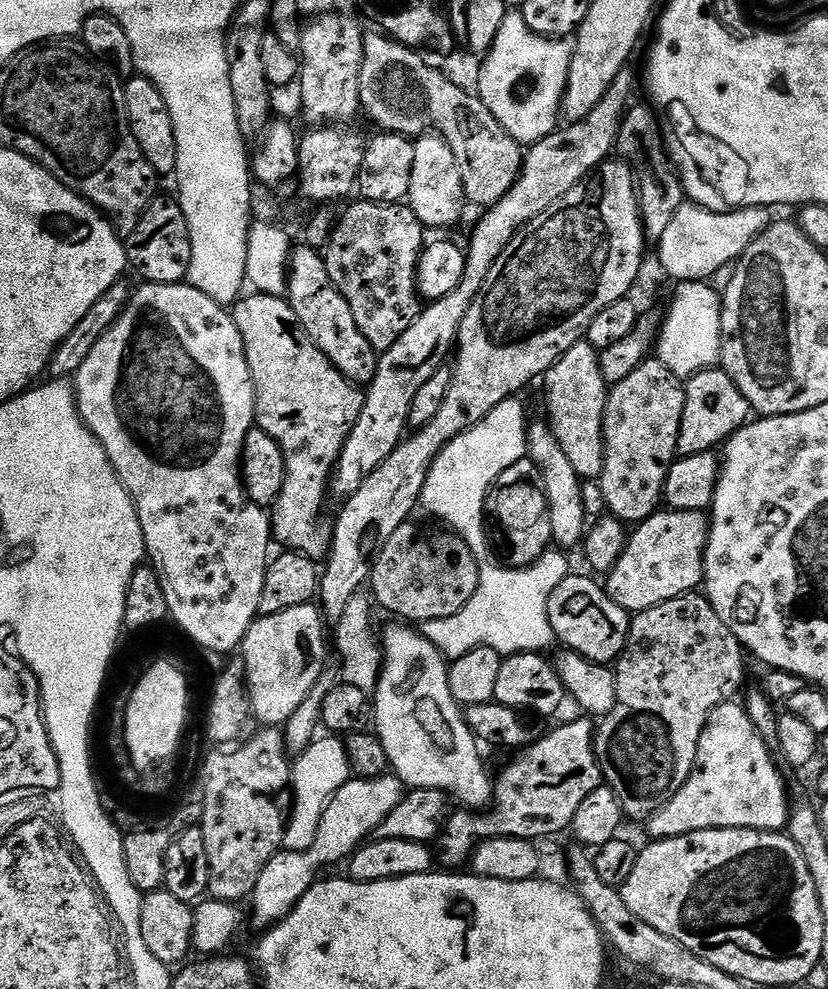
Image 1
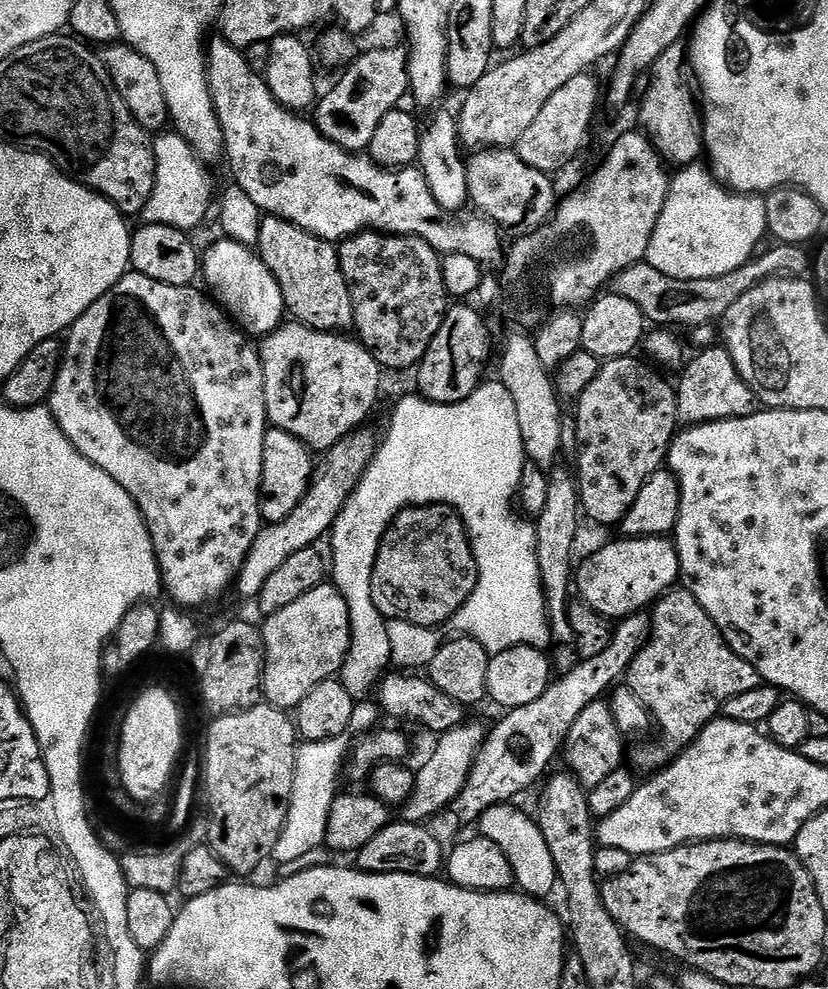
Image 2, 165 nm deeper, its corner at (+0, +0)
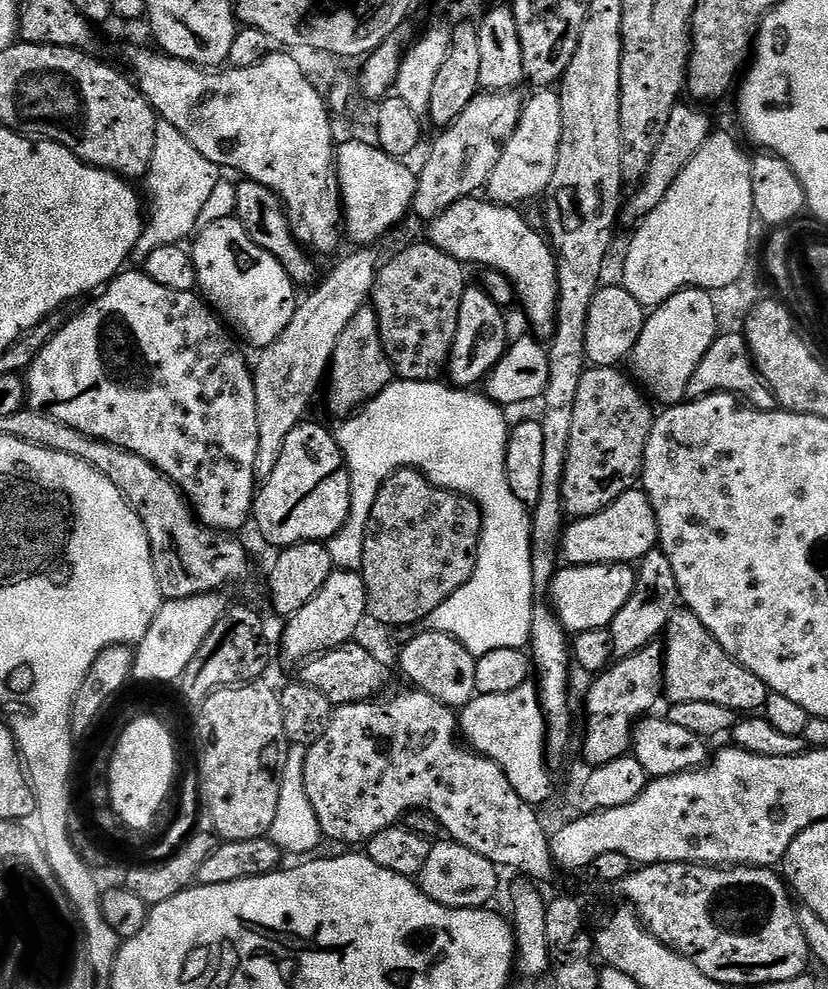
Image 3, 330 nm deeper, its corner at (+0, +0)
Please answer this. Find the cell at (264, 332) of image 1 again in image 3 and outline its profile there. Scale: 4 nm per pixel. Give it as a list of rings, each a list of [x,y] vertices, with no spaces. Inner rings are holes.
[[[365,306],[362,310],[358,310],[358,314],[354,314],[354,318],[350,318],[350,326],[346,326],[342,338],[338,338],[338,346],[334,350],[330,365],[330,383],[327,385],[328,408],[334,415],[340,416],[339,418],[347,418],[363,408],[382,390],[386,390],[386,386],[391,384],[393,379],[392,364],[386,358],[386,350],[382,346],[376,311],[371,306]]]

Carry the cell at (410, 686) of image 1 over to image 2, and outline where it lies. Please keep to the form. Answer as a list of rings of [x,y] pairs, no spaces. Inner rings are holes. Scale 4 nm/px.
[[[511,803],[490,806],[478,821],[479,835],[494,842],[506,854],[506,862],[510,862],[510,870],[514,870],[515,887],[526,896],[548,898],[552,891],[557,891],[558,881],[554,858],[550,858],[550,849],[546,847],[546,838],[542,838],[542,830],[535,819],[518,809]]]

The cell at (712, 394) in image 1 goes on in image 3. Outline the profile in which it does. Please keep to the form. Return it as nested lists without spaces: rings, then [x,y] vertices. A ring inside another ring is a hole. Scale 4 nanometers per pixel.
[[[719,333],[710,346],[710,350],[706,350],[702,362],[698,362],[694,374],[690,374],[690,382],[686,386],[688,400],[701,400],[717,394],[739,398],[741,401],[742,399],[749,400],[752,403],[749,405],[761,412],[777,411],[776,395],[772,393],[772,387],[760,377],[743,334]]]

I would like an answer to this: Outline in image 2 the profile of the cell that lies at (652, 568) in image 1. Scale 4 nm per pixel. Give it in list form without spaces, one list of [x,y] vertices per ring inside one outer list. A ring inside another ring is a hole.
[[[662,536],[619,539],[598,549],[589,560],[581,564],[579,561],[574,572],[575,595],[580,595],[577,597],[598,615],[609,618],[627,618],[643,613],[680,580],[680,563],[671,539]]]

